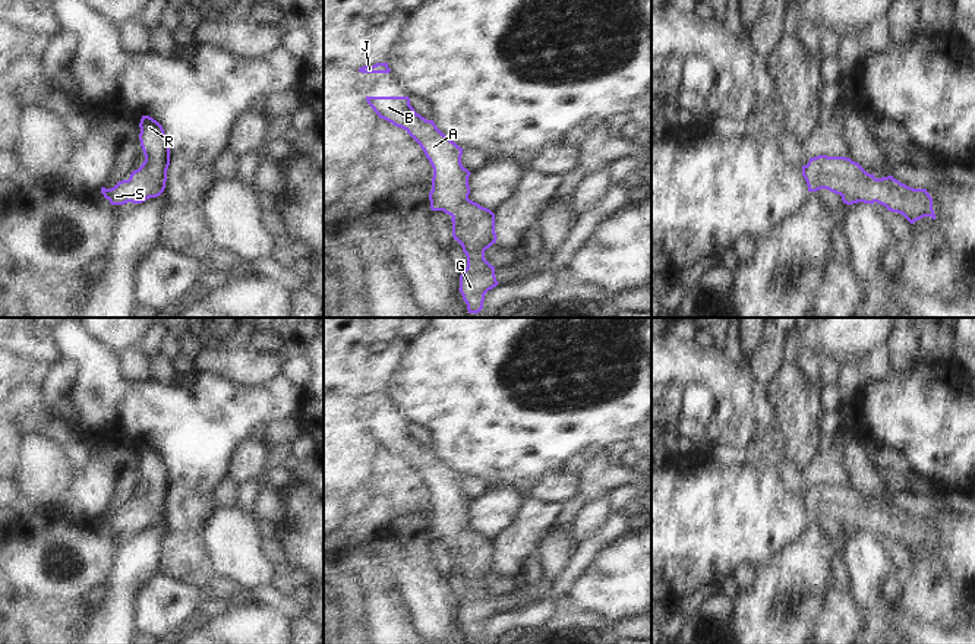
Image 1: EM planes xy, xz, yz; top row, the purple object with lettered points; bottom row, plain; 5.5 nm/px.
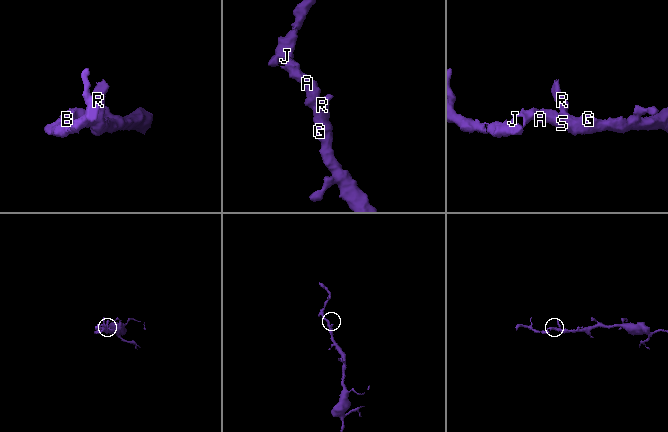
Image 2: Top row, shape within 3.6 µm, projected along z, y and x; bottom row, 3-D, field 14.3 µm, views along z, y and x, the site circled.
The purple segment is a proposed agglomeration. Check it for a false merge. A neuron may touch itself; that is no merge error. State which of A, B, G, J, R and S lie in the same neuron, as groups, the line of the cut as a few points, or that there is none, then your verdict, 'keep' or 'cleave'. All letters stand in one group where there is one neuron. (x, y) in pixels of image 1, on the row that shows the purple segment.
A B G J R S | no cut | keep

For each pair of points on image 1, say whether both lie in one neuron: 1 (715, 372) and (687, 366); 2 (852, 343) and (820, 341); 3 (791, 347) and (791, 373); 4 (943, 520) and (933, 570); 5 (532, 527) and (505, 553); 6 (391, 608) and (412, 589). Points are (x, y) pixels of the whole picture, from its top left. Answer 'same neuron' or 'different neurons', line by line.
1: same neuron
2: same neuron
3: different neurons
4: different neurons
5: same neuron
6: different neurons

